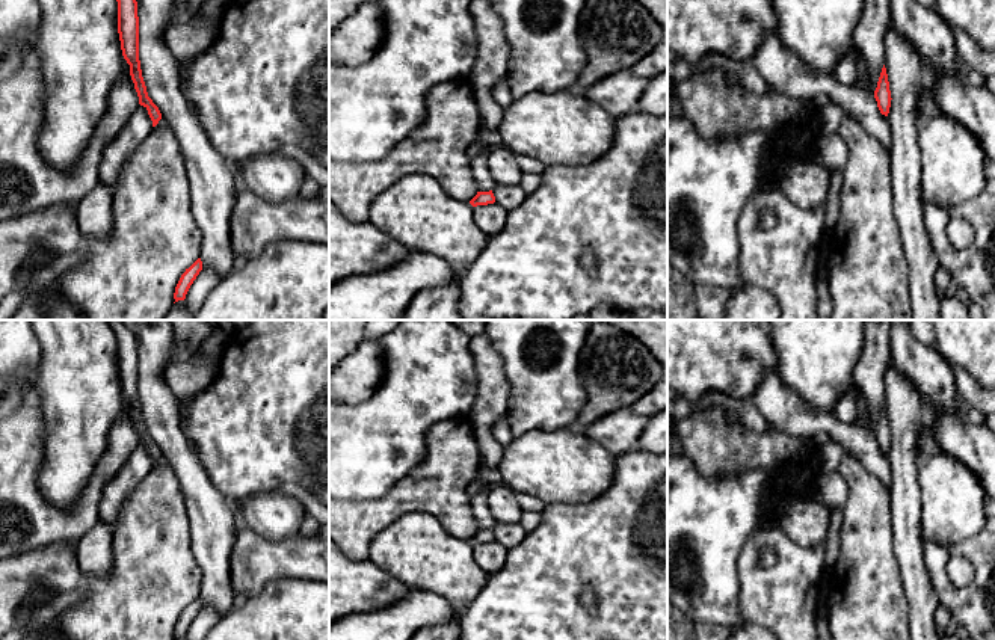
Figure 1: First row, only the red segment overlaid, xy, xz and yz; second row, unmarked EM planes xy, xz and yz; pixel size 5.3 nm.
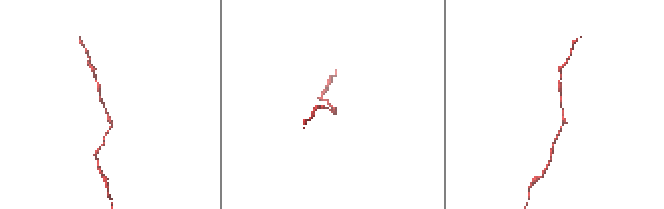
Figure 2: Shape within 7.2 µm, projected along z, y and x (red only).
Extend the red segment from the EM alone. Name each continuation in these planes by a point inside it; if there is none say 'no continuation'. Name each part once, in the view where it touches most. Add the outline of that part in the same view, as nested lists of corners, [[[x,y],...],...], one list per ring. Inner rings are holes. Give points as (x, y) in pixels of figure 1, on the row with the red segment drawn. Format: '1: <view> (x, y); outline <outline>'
no continuation

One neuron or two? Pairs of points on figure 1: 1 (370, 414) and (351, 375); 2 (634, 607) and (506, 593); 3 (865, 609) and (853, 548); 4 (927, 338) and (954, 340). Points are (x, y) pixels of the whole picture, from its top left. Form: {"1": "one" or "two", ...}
{"1": "two", "2": "one", "3": "one", "4": "two"}

